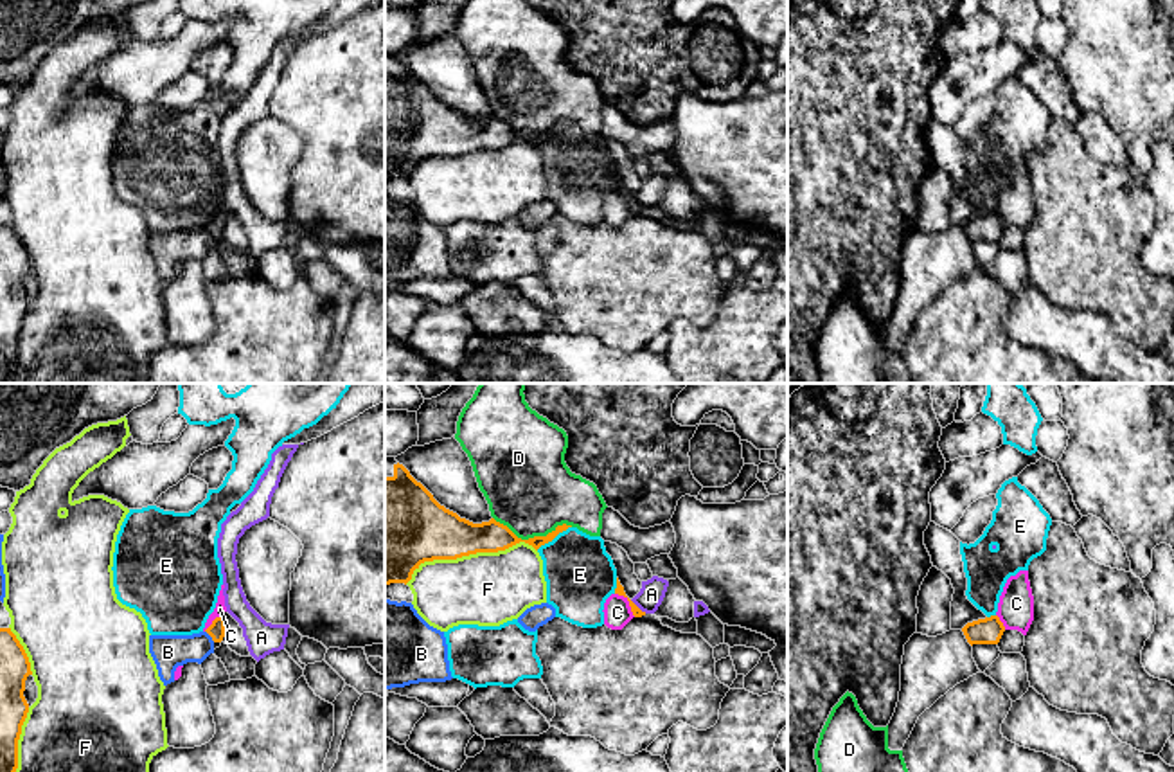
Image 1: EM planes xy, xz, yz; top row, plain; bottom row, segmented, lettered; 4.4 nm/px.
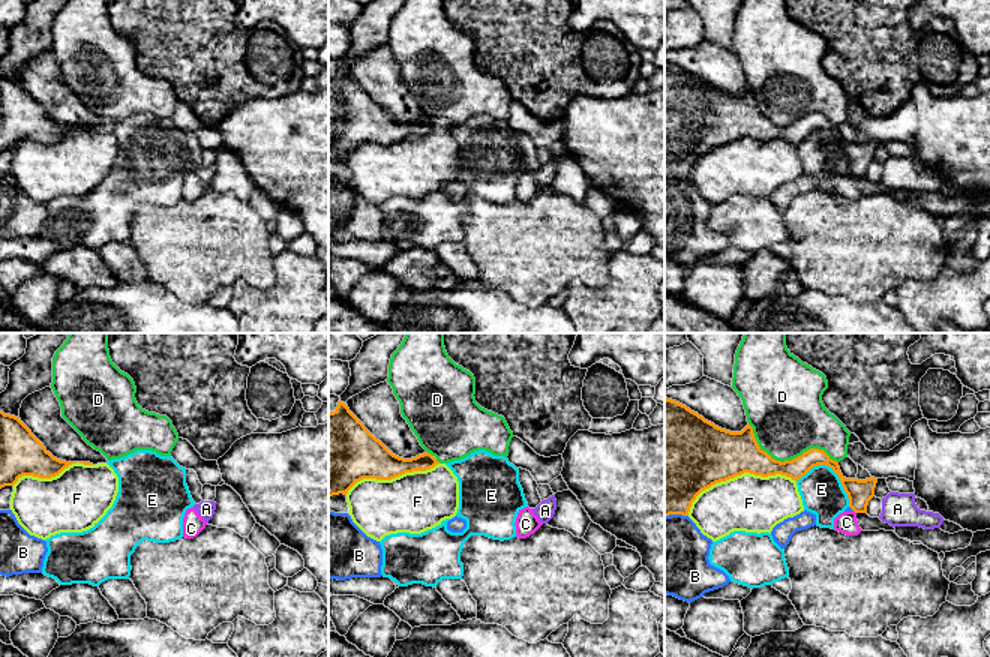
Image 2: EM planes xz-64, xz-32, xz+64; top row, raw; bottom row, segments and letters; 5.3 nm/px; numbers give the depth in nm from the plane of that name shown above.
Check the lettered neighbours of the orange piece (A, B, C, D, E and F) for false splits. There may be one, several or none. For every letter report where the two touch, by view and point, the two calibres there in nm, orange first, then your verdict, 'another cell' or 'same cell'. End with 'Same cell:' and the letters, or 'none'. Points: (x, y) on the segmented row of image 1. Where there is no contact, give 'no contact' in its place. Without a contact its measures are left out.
A: xz (637, 607) | 50/120 nm | another cell
B: xy (209, 634) | 80/150 nm | another cell
C: xz (630, 603) | 50/130 nm | another cell
D: xz (533, 538) | 140/400 nm | another cell
E: xz (552, 538) | 130/320 nm | another cell
F: xz (468, 555) | 300/340 nm | another cell
Same cell: none

